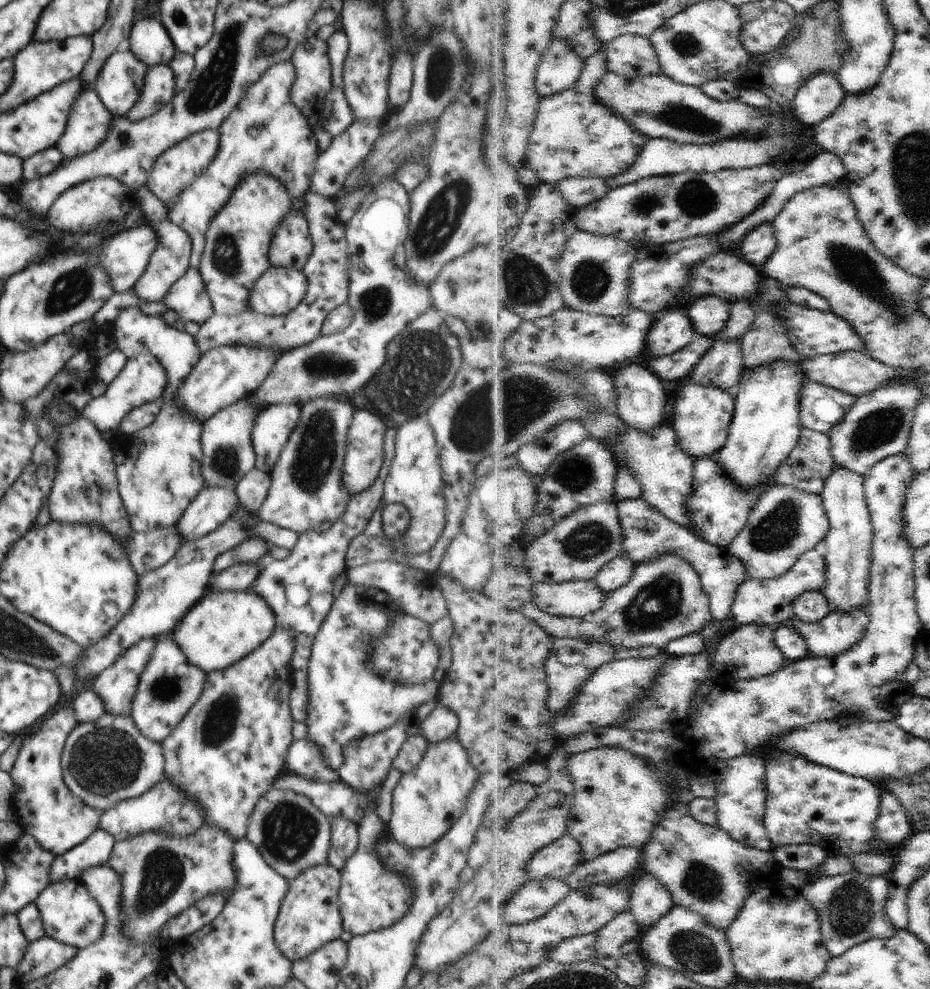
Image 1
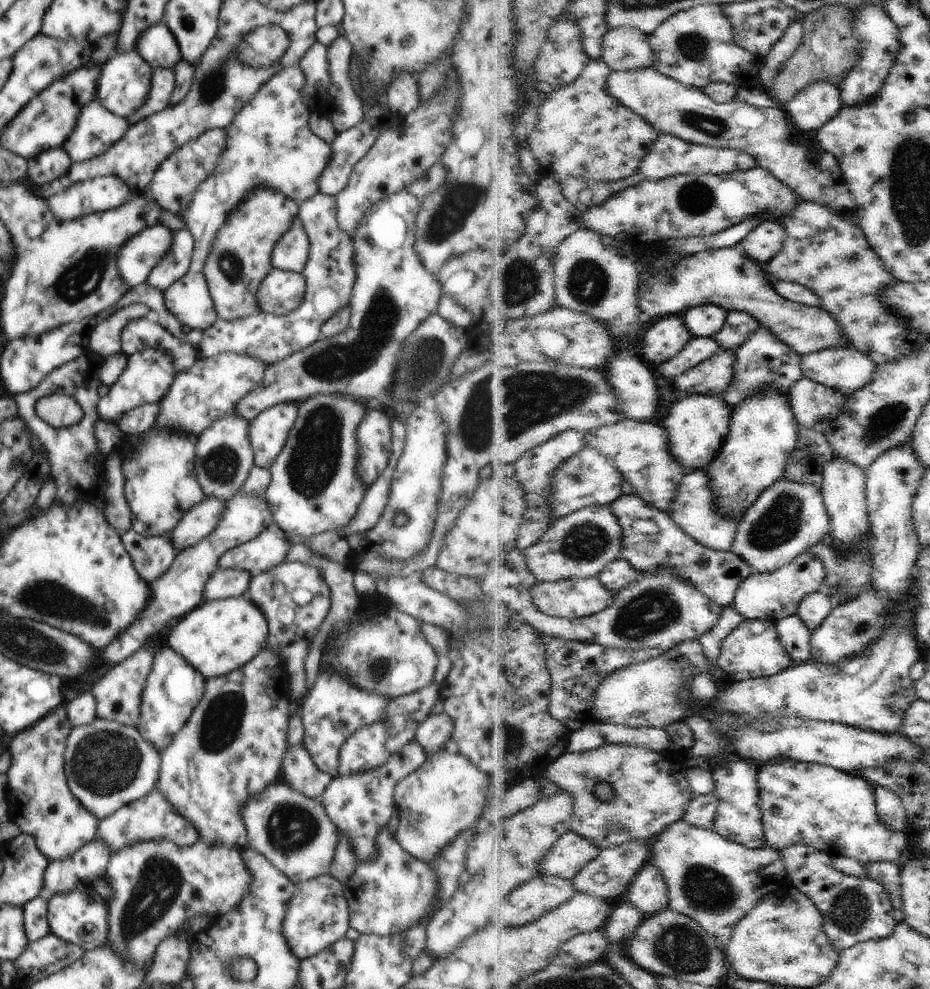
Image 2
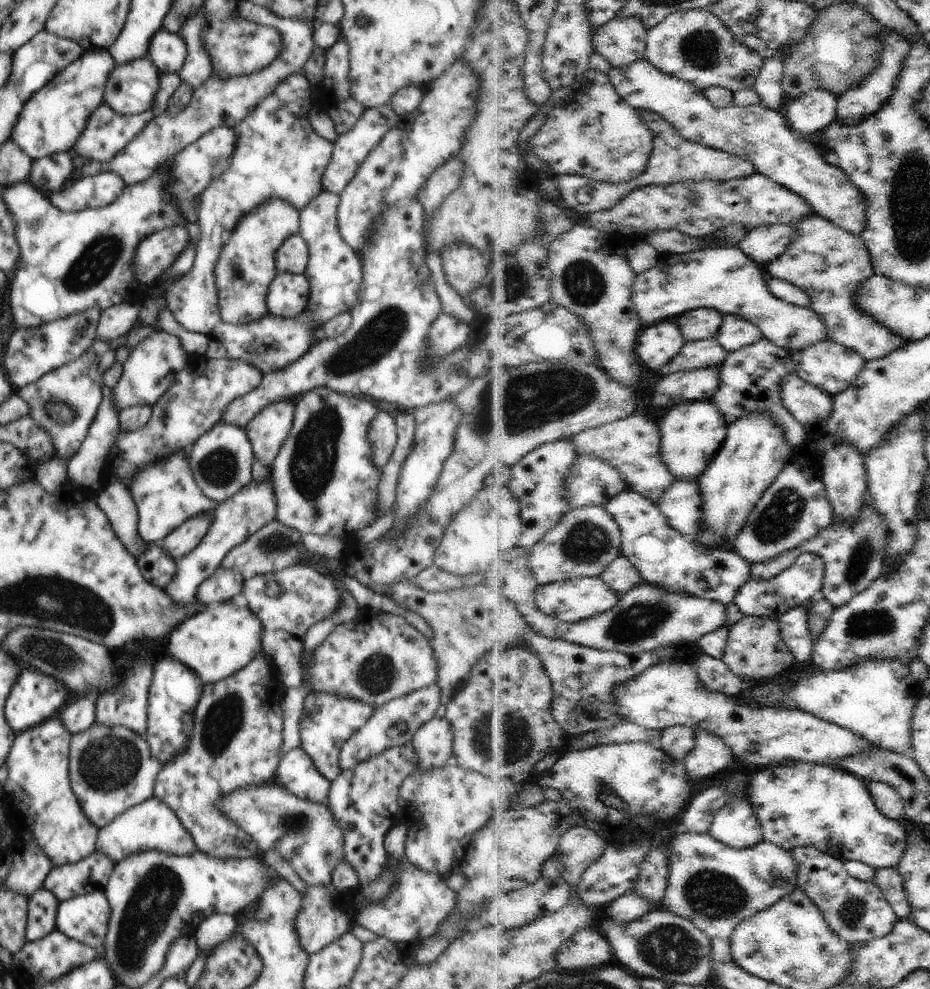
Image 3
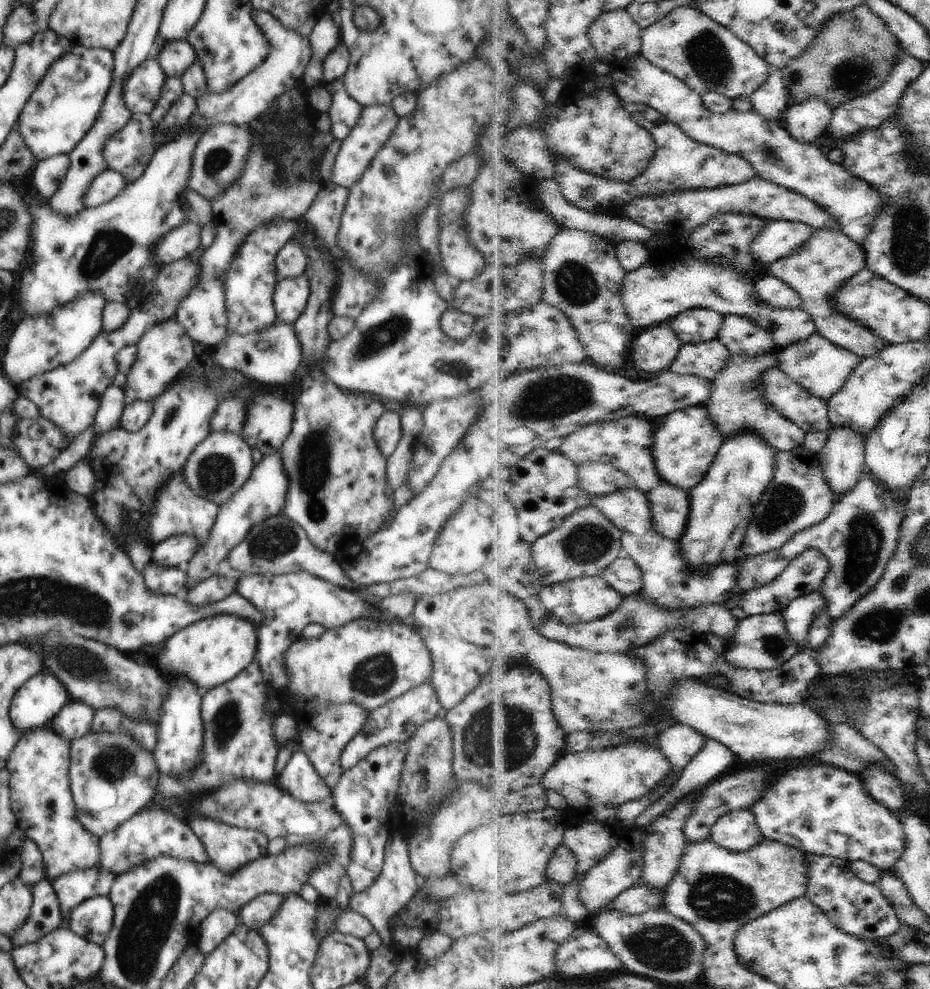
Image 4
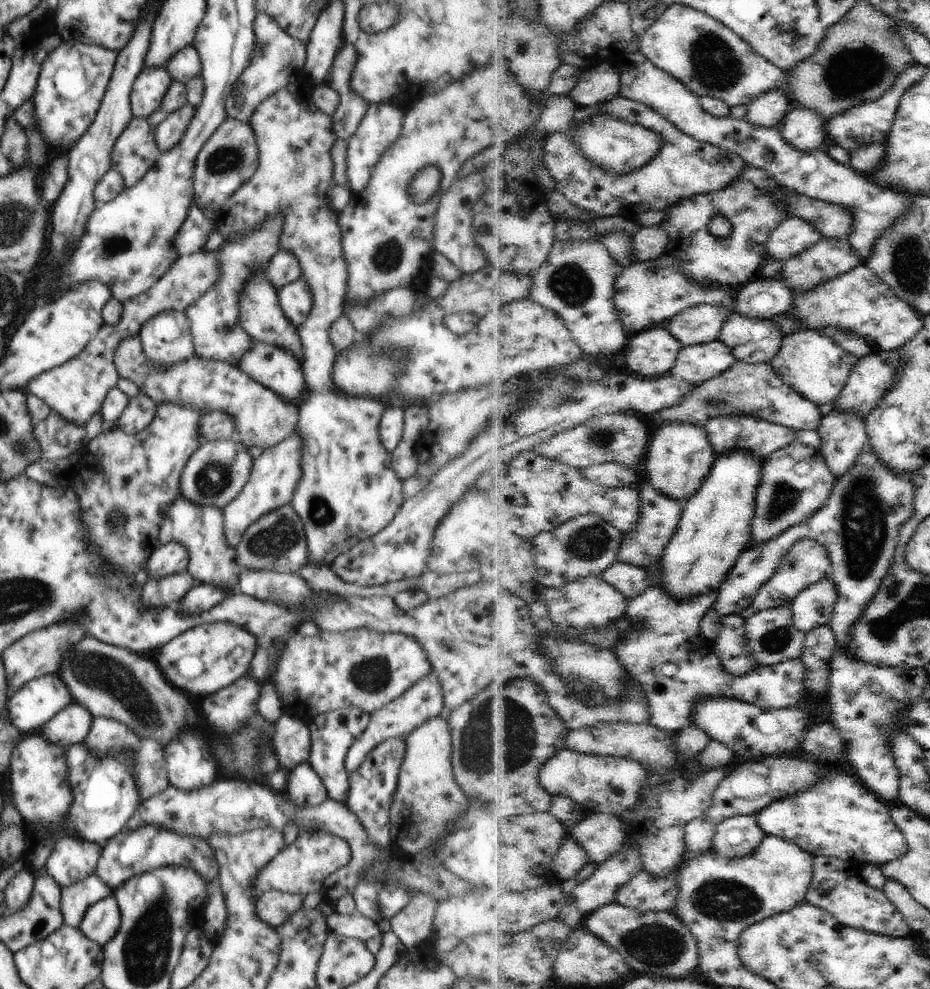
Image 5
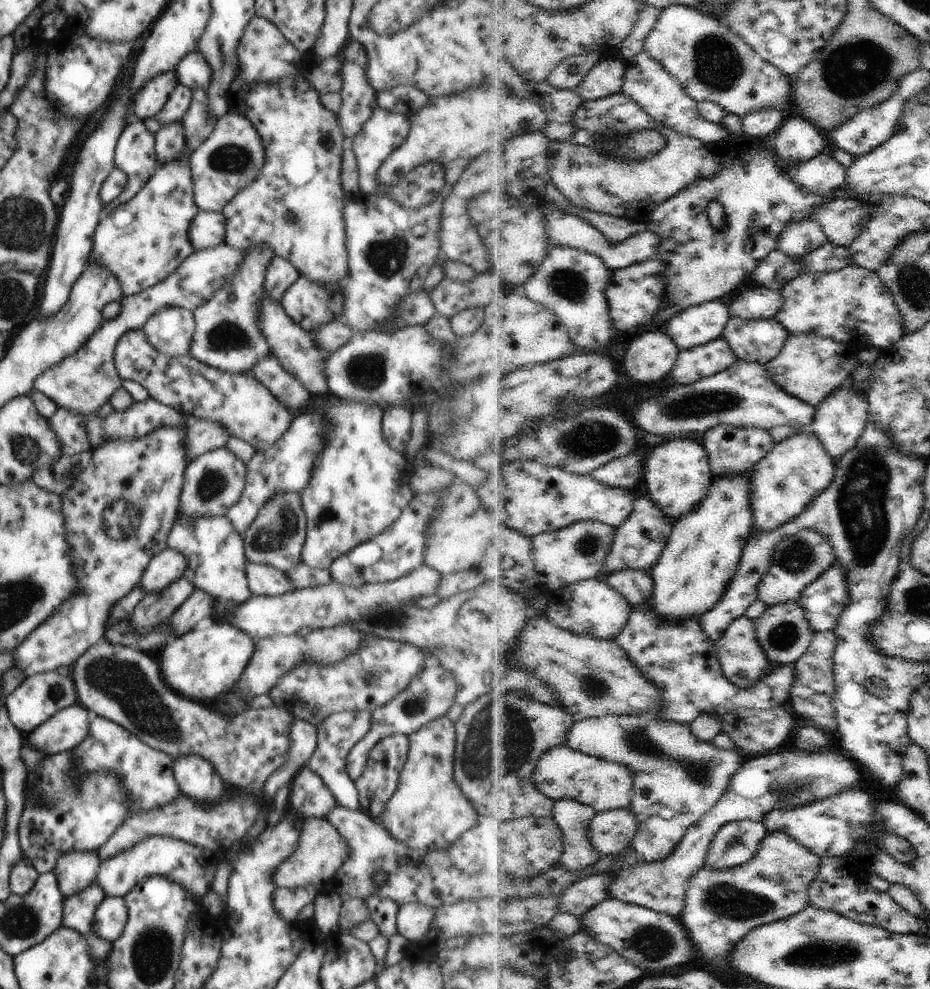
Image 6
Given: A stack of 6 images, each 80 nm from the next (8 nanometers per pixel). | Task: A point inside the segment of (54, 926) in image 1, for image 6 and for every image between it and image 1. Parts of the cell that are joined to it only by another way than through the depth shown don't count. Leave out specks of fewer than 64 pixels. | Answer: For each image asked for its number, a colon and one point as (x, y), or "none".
2: (80, 917)
3: (85, 917)
4: (93, 919)
5: (101, 921)
6: (111, 915)

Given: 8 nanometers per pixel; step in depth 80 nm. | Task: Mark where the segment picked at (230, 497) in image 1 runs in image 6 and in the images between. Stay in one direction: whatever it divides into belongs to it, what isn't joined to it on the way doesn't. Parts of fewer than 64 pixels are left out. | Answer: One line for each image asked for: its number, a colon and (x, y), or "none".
2: (198, 522)
3: (186, 537)
4: (176, 551)
5: (172, 558)
6: (167, 567)

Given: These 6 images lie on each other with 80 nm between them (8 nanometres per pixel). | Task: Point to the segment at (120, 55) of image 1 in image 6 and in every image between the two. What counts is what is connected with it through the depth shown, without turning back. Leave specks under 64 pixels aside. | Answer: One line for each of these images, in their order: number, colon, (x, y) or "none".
2: (125, 81)
3: (130, 89)
4: (142, 89)
5: (150, 86)
6: (150, 99)

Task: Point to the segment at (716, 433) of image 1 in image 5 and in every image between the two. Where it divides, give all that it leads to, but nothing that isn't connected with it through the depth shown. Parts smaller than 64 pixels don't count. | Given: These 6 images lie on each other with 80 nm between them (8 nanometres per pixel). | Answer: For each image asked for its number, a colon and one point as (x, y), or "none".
2: (699, 425)
3: (694, 433)
4: (687, 444)
5: (682, 456)

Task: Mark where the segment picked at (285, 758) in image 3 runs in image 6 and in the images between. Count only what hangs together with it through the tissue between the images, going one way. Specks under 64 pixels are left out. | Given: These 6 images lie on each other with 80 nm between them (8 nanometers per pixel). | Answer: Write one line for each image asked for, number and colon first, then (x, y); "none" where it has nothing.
4: (299, 777)
5: (304, 786)
6: (309, 796)

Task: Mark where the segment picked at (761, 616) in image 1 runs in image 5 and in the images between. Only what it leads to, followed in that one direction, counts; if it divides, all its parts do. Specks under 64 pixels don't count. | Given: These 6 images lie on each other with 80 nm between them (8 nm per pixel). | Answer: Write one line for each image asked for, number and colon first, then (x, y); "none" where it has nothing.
2: (775, 596)
3: (773, 598)
4: (808, 572)
5: (808, 562)

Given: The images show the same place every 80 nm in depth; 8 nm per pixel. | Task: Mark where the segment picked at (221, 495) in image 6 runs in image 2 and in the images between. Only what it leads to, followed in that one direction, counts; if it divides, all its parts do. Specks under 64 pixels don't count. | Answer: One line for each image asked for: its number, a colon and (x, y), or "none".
2: (224, 455)
3: (220, 460)
4: (220, 465)
5: (215, 474)

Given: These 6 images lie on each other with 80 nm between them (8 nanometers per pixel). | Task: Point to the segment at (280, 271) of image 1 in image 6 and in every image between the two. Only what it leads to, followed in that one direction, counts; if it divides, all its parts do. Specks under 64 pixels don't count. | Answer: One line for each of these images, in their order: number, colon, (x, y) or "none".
2: (281, 292)
3: (287, 296)
4: (290, 299)
5: (296, 299)
6: (311, 304)

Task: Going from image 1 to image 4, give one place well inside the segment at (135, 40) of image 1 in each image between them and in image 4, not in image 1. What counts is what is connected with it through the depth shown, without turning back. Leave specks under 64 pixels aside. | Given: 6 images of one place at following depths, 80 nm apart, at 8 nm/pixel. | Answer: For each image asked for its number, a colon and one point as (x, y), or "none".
2: (157, 45)
3: (168, 51)
4: (175, 58)

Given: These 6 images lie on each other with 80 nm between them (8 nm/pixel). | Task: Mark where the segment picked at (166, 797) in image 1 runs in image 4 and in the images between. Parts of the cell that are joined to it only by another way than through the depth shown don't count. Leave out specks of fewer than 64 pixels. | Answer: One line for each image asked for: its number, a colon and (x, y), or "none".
2: (139, 821)
3: (148, 825)
4: (150, 834)

